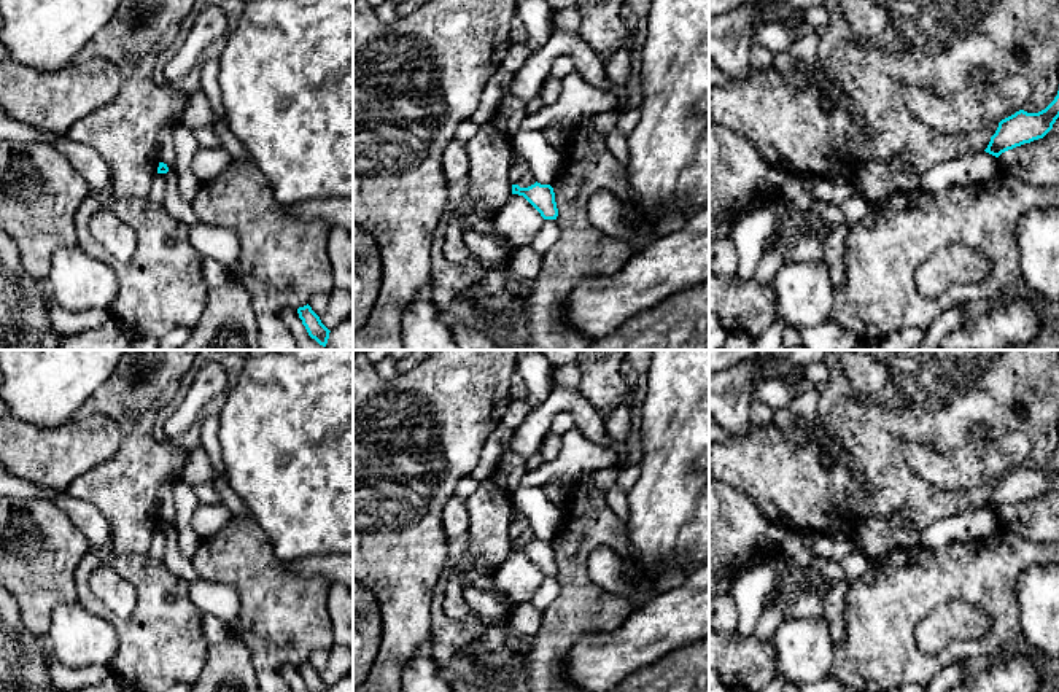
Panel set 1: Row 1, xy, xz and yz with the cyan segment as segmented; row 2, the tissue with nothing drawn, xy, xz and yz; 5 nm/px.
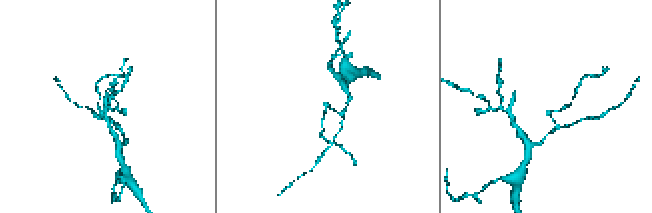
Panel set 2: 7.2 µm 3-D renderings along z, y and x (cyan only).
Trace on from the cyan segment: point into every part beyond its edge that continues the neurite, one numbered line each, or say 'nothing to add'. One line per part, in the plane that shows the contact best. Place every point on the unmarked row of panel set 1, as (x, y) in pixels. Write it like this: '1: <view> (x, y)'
nothing to add

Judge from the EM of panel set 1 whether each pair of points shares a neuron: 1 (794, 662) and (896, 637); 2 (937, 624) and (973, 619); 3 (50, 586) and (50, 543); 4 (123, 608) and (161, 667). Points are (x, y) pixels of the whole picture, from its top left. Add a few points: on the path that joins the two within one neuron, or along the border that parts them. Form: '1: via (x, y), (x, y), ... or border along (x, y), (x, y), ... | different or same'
1: border along (834, 643), (834, 662), (829, 675) | different
2: via (946, 622), (964, 621) | same
3: via (50, 575), (50, 554) | same
4: border along (123, 579), (137, 594), (135, 610), (128, 619) | different

